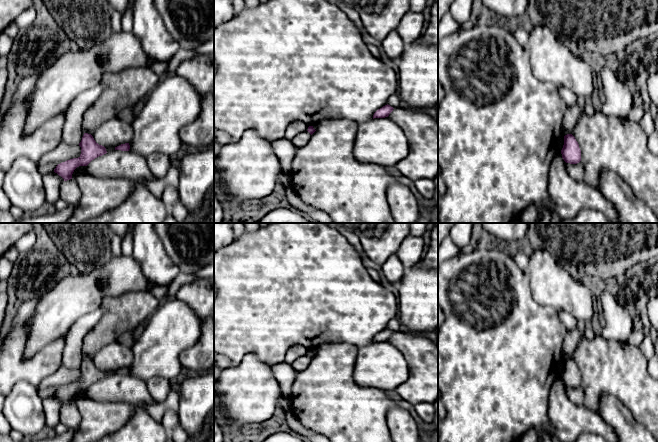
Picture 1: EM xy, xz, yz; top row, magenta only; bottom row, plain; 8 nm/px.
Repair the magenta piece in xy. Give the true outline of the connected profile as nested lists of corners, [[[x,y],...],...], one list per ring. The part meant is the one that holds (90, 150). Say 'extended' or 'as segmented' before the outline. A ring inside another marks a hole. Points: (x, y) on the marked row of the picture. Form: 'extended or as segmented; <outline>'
as segmented; [[[84,133],[79,146],[81,147],[81,154],[78,158],[62,162],[54,169],[54,172],[61,176],[64,181],[72,179],[72,174],[77,167],[87,166],[95,158],[107,153],[106,148],[99,145],[88,133]]]

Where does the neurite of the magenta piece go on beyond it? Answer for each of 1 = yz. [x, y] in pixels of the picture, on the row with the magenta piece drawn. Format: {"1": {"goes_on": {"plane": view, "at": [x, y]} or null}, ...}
{"1": {"goes_on": null}}

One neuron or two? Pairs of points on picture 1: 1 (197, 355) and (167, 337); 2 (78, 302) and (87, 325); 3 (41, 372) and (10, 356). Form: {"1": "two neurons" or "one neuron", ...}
{"1": "two neurons", "2": "two neurons", "3": "one neuron"}

